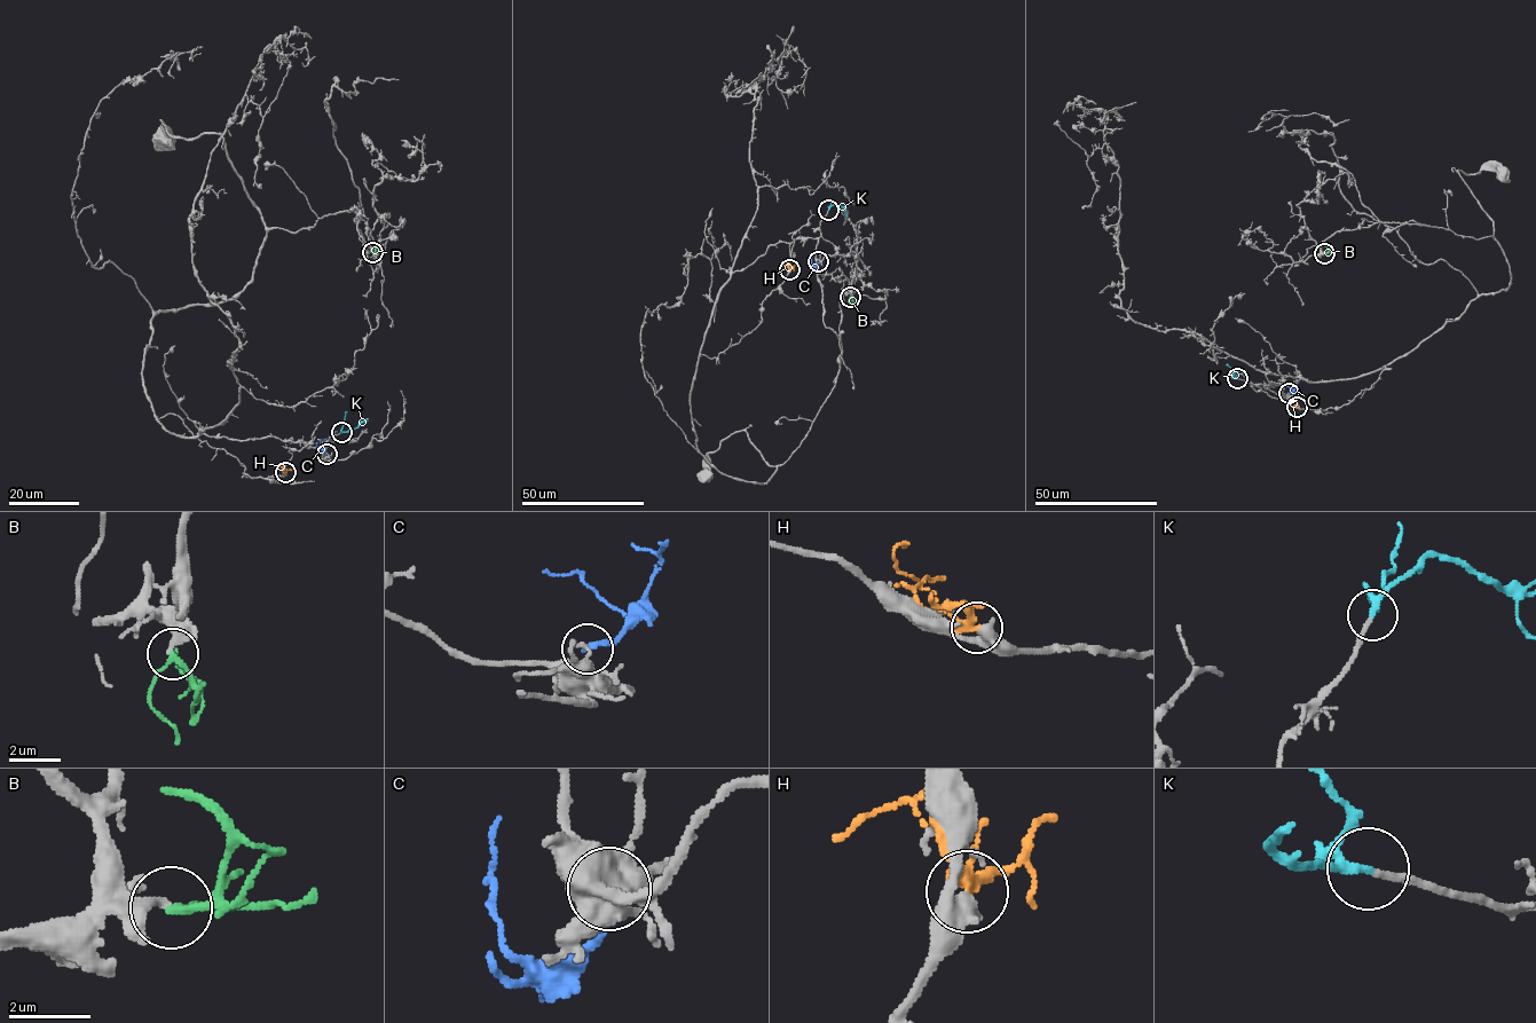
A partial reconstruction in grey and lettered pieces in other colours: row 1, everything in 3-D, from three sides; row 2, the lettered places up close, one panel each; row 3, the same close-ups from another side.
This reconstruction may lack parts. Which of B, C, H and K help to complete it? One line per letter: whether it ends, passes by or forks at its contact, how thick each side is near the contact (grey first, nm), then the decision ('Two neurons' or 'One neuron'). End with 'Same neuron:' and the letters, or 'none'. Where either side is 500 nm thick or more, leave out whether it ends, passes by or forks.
B: It passes by. Thickness 260 nm (grey) against 170 nm. Two neurons
C: It ends there. Thickness 280 nm (grey) against 240 nm. Two neurons
H: It forks there. Thickness 400 nm (grey) against 280 nm. Two neurons
K: It forks there. Thickness 170 nm (grey) against 140 nm. One neuron
Same neuron: K

